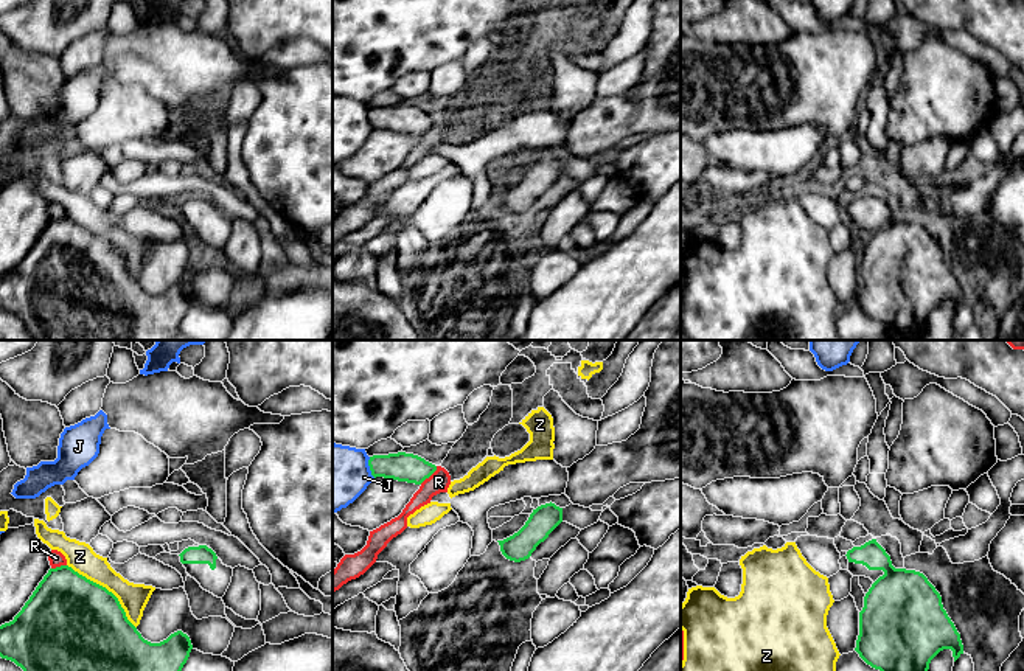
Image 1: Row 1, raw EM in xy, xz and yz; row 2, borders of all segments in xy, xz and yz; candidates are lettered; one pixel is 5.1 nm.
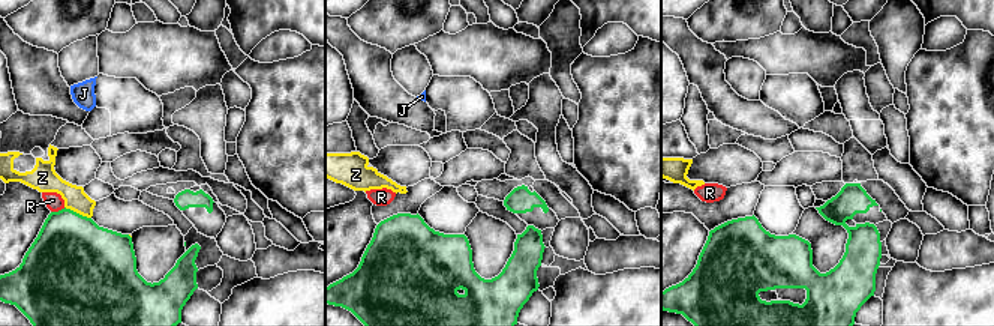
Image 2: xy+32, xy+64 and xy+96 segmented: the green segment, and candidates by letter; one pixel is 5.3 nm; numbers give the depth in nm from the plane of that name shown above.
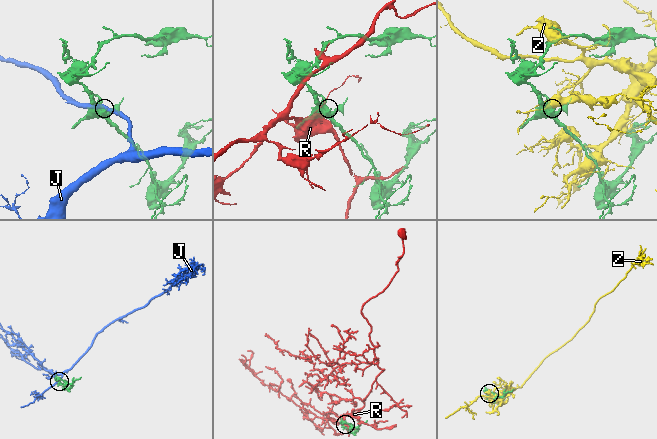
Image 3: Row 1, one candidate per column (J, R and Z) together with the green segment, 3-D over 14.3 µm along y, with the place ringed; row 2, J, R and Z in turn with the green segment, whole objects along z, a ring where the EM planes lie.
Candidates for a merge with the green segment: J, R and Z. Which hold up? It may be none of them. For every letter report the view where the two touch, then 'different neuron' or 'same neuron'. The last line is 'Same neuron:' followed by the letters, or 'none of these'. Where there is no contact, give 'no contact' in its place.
J: contact in xz; different neuron
R: contact in xz; different neuron
Z: contact in xy; different neuron
Same neuron: none of these

